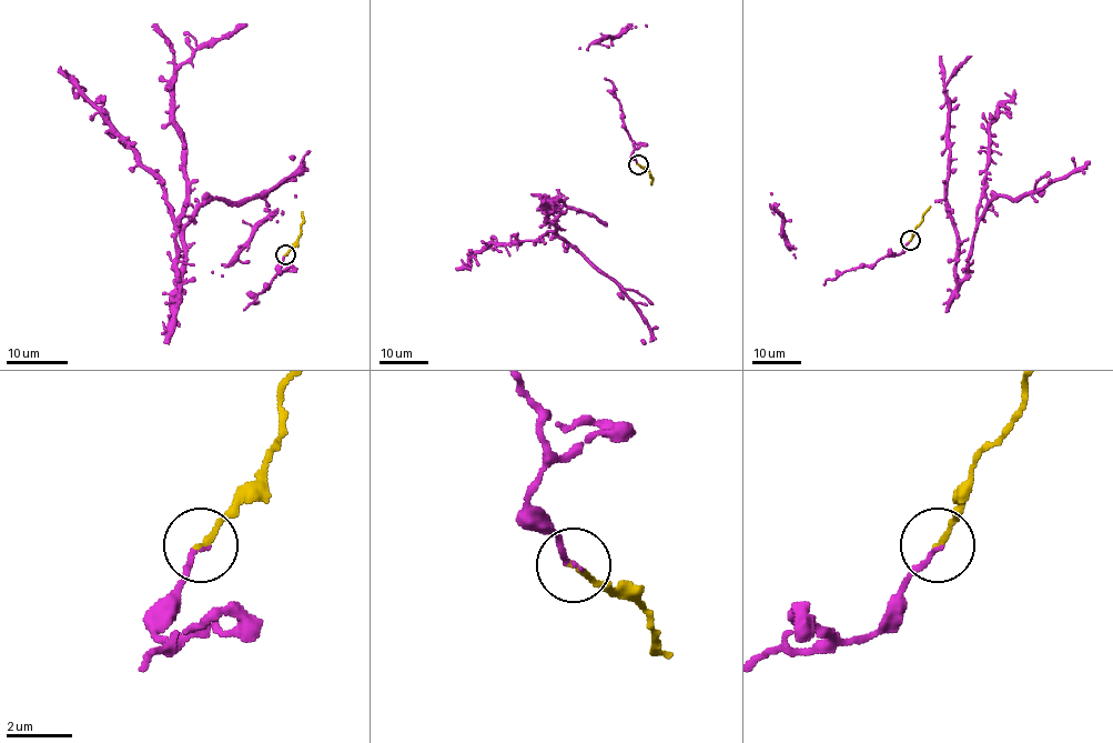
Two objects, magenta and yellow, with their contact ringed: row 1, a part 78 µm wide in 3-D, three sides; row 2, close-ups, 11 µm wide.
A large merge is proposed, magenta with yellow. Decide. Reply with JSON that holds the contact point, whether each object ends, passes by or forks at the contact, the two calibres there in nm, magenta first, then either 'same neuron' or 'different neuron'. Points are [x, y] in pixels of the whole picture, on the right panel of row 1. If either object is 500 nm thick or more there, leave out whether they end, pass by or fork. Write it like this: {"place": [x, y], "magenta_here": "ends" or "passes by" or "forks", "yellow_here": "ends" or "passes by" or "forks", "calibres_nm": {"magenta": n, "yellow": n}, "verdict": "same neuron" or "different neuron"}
{"place": [910, 240], "magenta_here": "ends", "yellow_here": "ends", "calibres_nm": {"magenta": 140, "yellow": 180}, "verdict": "same neuron"}

